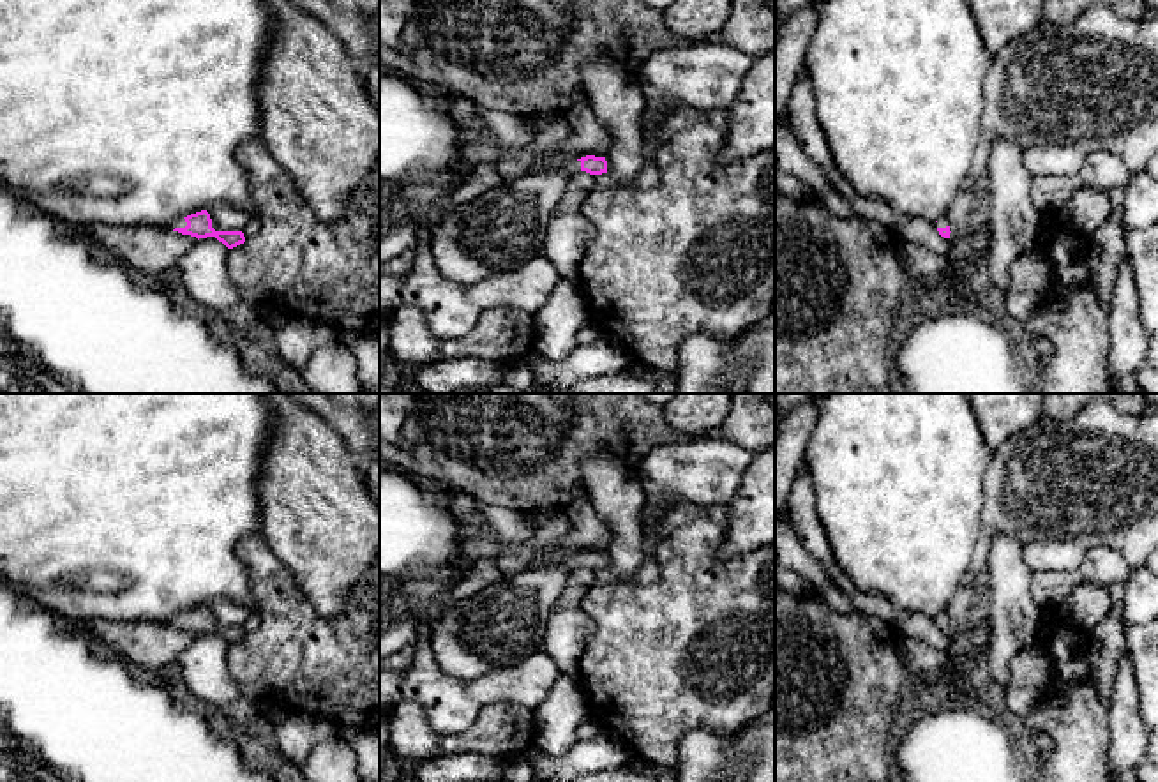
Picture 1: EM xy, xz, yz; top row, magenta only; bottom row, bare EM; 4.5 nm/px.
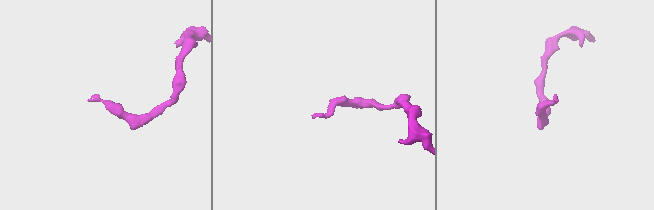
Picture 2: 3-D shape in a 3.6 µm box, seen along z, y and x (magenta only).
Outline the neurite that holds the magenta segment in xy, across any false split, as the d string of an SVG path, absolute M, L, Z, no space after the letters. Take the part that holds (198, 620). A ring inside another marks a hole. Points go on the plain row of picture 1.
M207 605L191 609L184 614L178 614L171 620L166 620L166 623L178 627L182 630L191 630L199 634L215 632L219 637L222 637L228 644L233 644L245 637L245 632L242 627L215 627L212 623L212 614Z

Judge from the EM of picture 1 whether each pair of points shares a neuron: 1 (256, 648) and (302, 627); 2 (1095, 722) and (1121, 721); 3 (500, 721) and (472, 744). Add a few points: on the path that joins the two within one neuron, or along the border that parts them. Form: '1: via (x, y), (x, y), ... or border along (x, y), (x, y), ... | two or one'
1: via (267, 648), (281, 648), (292, 638) | one
2: border along (1107, 705), (1111, 733), (1109, 763) | two
3: via (493, 728), (479, 738) | one

